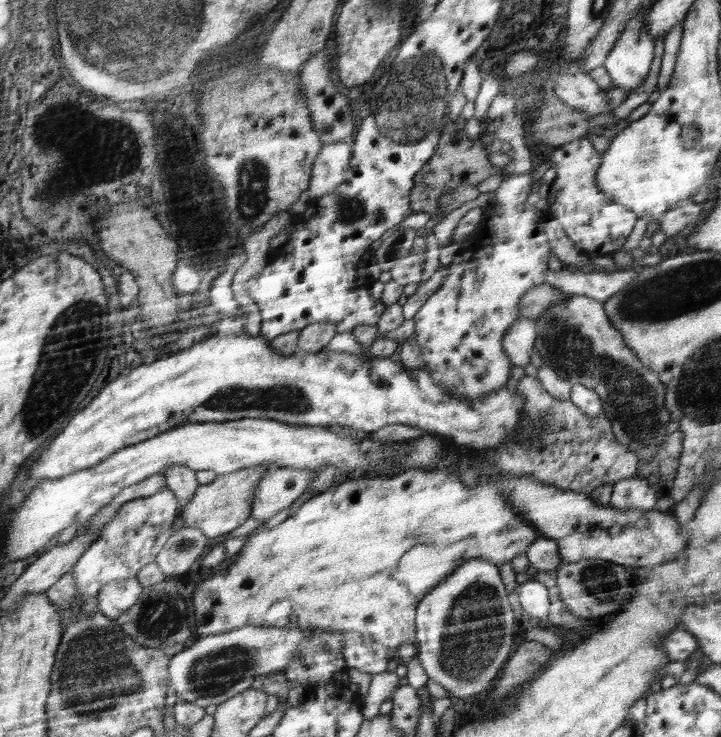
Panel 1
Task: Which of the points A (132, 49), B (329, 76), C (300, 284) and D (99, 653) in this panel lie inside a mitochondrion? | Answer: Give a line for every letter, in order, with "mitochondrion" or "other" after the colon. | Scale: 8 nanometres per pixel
A: mitochondrion
B: other
C: other
D: mitochondrion

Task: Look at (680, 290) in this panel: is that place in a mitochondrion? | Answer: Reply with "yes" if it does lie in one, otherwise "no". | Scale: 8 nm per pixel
yes

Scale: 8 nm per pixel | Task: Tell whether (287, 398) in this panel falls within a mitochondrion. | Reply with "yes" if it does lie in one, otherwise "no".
yes

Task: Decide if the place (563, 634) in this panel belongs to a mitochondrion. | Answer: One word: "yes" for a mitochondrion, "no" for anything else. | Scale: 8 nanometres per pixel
no

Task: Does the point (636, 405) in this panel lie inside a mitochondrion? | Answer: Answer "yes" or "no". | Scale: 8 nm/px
yes

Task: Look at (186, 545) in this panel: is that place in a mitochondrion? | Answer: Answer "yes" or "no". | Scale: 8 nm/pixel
yes

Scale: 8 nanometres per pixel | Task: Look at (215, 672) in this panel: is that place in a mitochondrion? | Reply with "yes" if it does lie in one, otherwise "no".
yes

